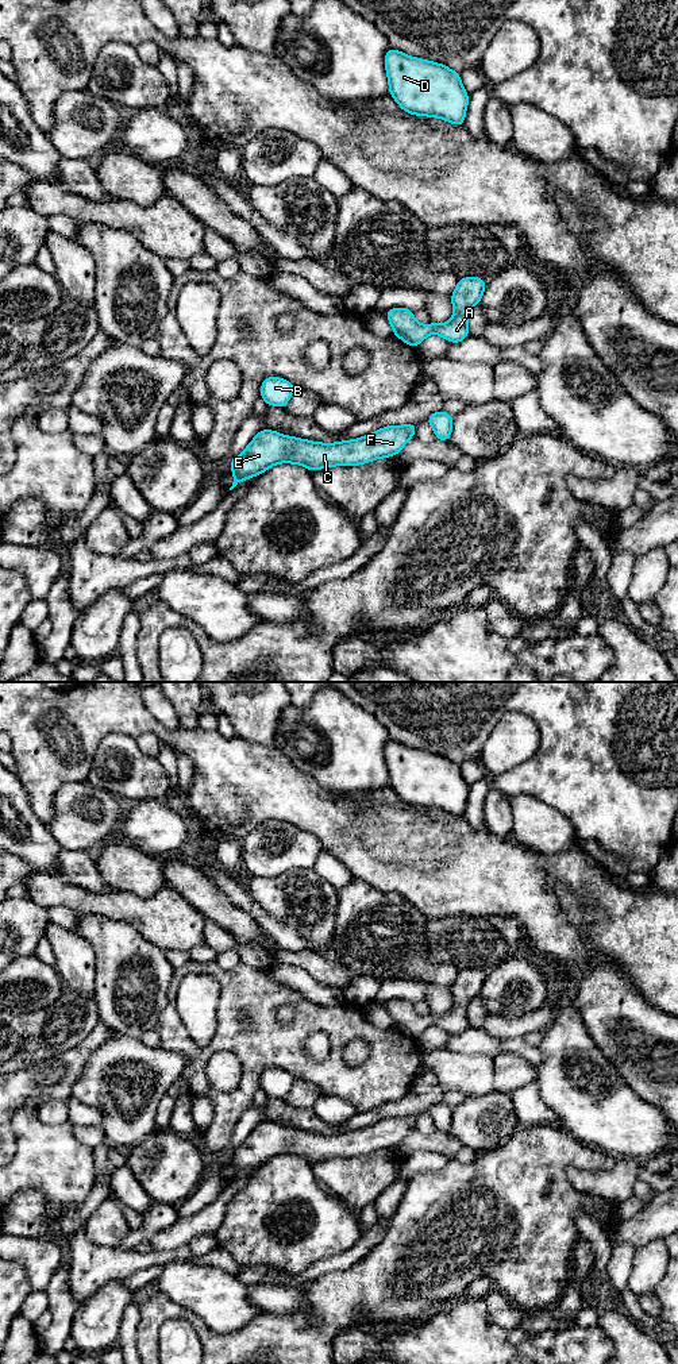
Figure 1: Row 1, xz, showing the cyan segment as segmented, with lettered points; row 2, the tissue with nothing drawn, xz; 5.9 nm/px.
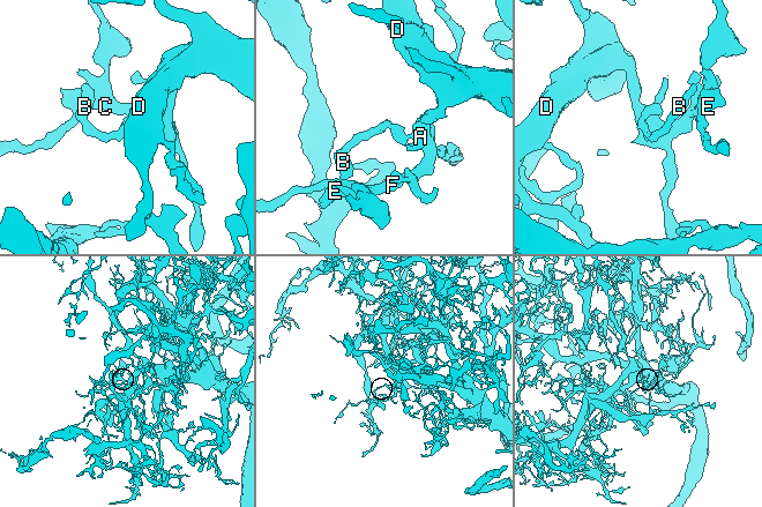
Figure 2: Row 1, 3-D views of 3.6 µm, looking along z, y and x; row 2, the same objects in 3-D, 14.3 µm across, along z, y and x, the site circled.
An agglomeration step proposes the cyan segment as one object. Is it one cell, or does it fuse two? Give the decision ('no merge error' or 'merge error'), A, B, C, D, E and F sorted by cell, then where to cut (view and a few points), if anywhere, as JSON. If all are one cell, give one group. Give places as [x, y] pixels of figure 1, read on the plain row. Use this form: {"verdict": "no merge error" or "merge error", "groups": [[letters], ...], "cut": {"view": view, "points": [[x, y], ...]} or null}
{"verdict": "no merge error", "groups": [["A", "B", "C", "D", "E", "F"]], "cut": null}

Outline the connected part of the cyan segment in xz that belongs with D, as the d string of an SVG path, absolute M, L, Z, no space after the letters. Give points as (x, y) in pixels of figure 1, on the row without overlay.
M392 739L385 744L385 762L389 785L402 802L463 817L469 785L462 778L461 764Z

